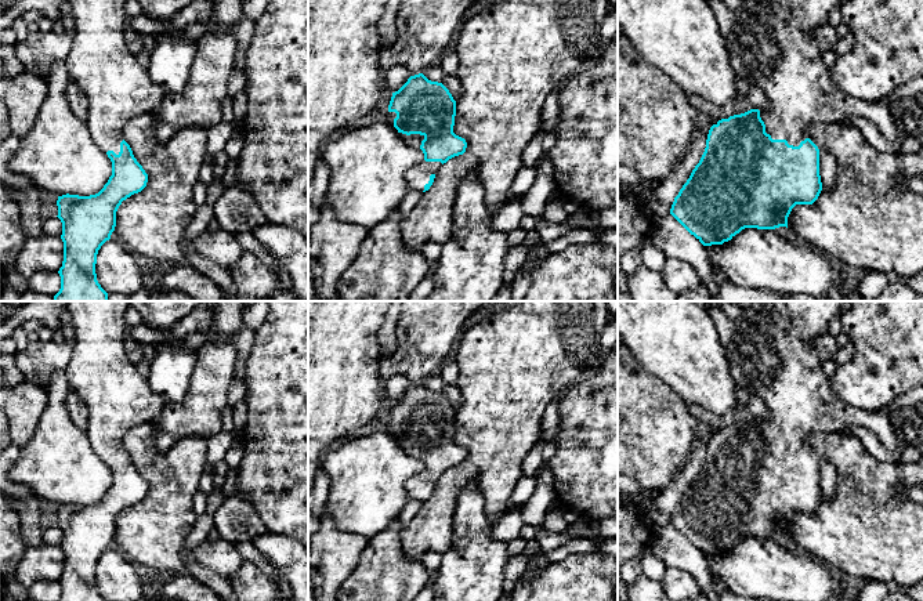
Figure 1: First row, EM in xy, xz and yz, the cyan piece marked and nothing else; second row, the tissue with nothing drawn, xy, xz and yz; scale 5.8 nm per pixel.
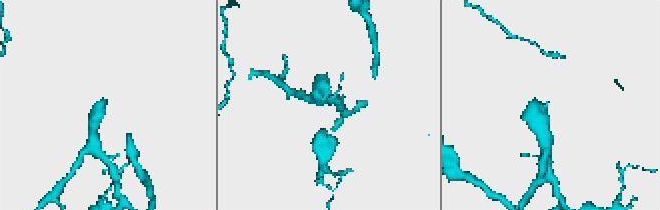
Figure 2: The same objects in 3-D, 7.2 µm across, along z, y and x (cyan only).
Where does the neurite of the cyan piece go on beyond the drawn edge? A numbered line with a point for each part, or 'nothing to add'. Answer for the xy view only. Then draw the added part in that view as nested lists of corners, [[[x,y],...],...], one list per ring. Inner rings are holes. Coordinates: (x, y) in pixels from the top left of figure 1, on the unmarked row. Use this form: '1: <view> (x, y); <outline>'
1: xy (118, 397); [[[65,301],[68,321],[75,329],[72,355],[64,369],[69,385],[87,403],[86,430],[94,450],[105,460],[120,461],[123,438],[134,427],[159,417],[166,401],[153,392],[138,373],[124,348],[124,312],[130,301]]]

